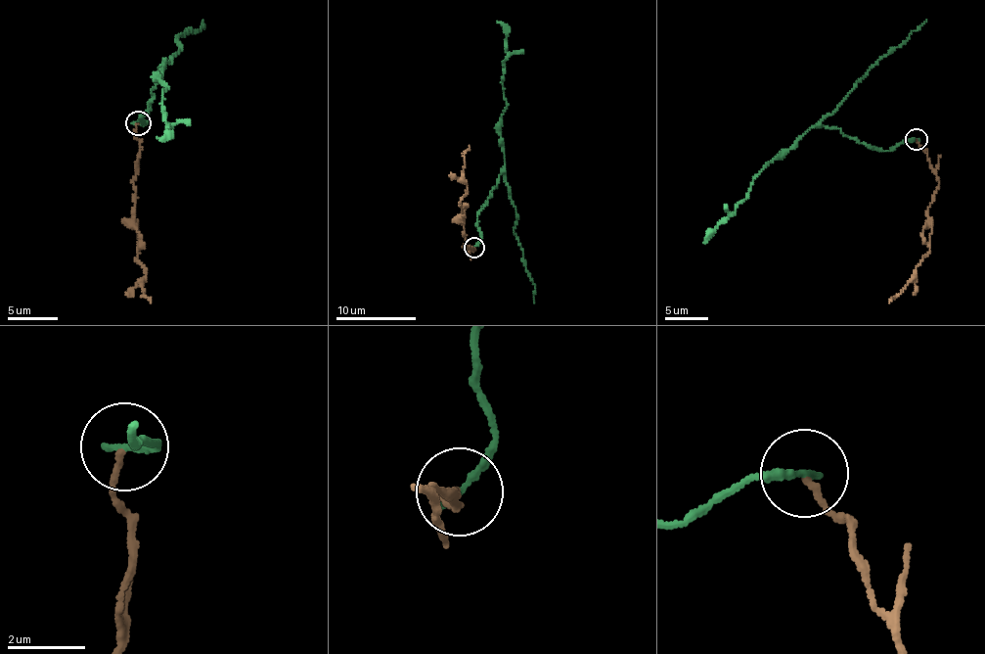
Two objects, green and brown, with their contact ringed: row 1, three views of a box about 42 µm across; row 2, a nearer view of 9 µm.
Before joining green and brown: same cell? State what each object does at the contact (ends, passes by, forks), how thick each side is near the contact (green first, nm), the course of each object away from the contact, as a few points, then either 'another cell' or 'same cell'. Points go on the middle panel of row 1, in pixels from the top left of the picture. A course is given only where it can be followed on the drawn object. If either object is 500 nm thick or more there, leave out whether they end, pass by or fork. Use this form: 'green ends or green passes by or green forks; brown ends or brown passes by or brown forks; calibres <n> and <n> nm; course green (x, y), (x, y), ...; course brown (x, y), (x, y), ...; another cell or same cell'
green ends; brown ends; calibres 200 and 160 nm; course green (474, 248), (477, 211), (505, 162), (500, 119), (507, 108), (501, 76), (507, 55), (506, 30), (497, 21); course brown (474, 248), (464, 246), (461, 205), (466, 182), (463, 166), (469, 145); another cell

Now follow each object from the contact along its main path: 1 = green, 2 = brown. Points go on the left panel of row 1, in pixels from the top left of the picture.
1: (138, 123), (163, 65), (157, 79), (166, 85), (170, 124), (156, 137)
2: (138, 123), (140, 147), (133, 182), (135, 223), (138, 230), (137, 259), (146, 281), (142, 292), (151, 303)

